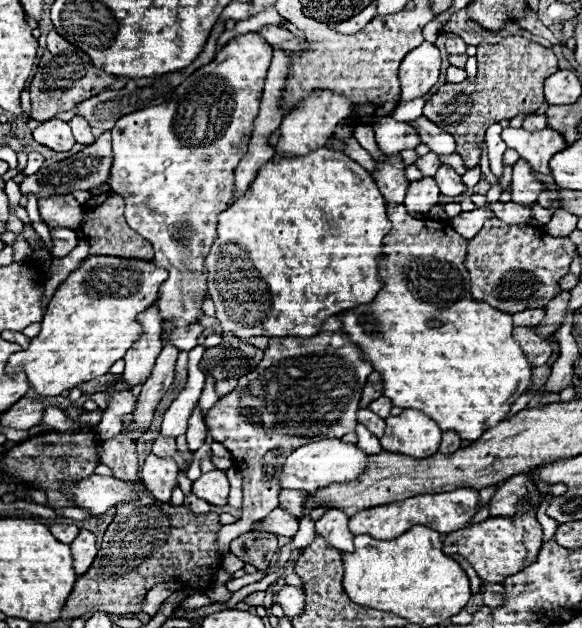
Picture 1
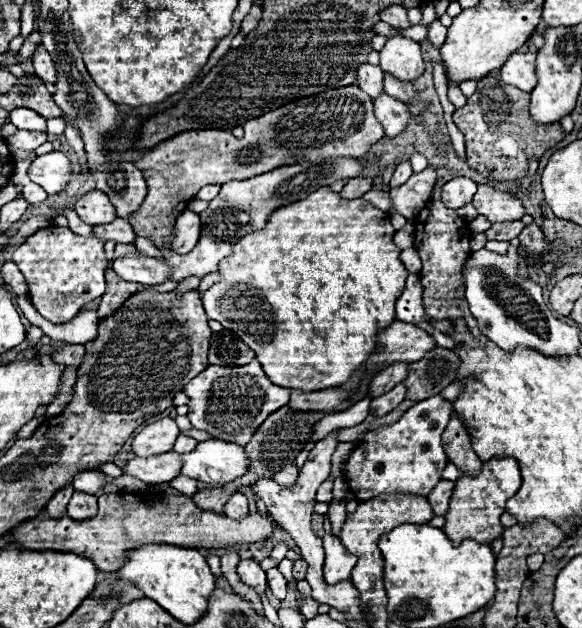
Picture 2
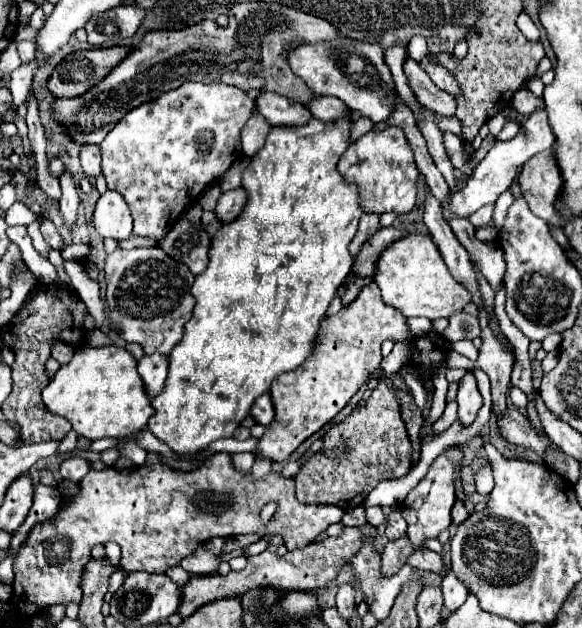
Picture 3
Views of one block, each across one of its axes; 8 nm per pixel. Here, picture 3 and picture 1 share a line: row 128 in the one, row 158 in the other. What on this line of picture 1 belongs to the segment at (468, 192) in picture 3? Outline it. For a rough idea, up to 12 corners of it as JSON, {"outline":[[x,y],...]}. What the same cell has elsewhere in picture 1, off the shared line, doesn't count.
{"outline":[[504,128],[502,140],[536,172],[552,174],[550,158],[566,148],[550,128]]}

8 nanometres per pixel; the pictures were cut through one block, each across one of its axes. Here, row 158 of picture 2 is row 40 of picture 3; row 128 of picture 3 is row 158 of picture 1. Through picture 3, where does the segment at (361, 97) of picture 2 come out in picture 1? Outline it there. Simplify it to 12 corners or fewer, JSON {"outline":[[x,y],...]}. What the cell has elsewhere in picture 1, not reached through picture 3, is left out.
{"outline":[[110,132],[20,184],[38,198],[90,190],[112,166]]}

